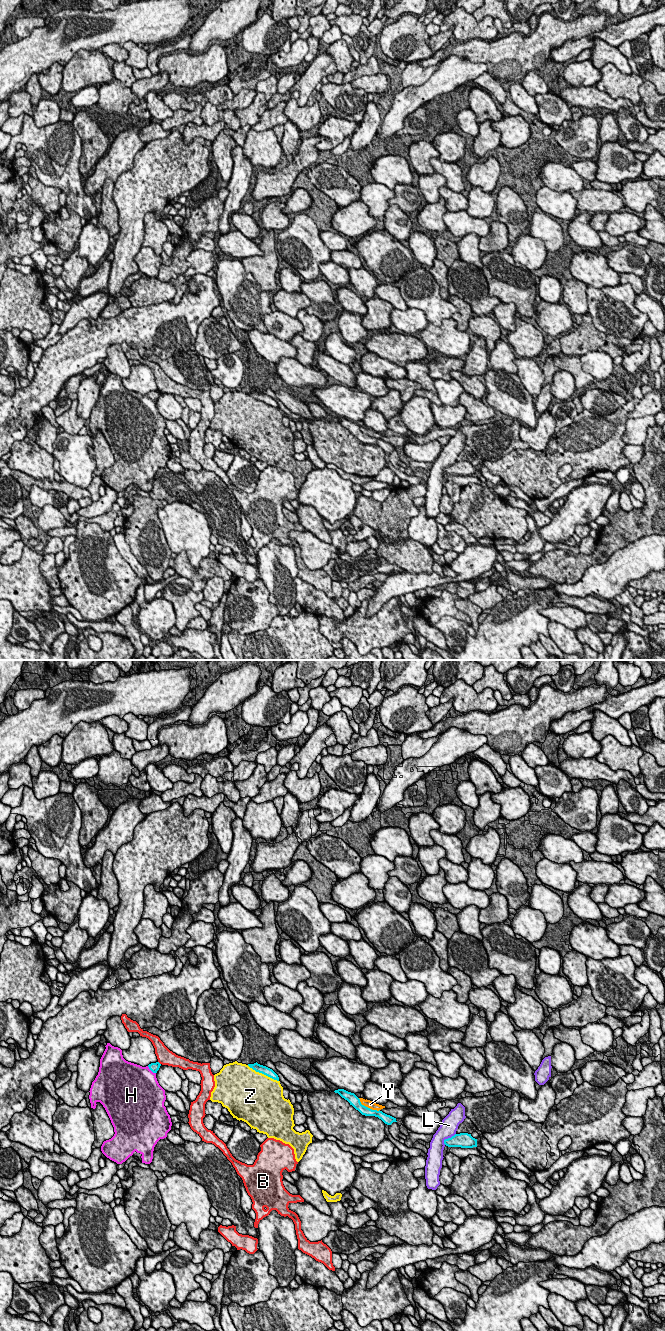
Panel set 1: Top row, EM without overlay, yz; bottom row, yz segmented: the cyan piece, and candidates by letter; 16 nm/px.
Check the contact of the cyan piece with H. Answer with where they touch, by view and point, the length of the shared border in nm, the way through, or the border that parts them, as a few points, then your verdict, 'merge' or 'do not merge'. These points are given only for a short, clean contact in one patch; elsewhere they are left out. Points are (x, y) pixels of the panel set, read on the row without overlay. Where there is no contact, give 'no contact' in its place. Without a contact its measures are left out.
yz (151, 398) | 190 nm | across yz (154, 395), (151, 398), (141, 410) | merge

